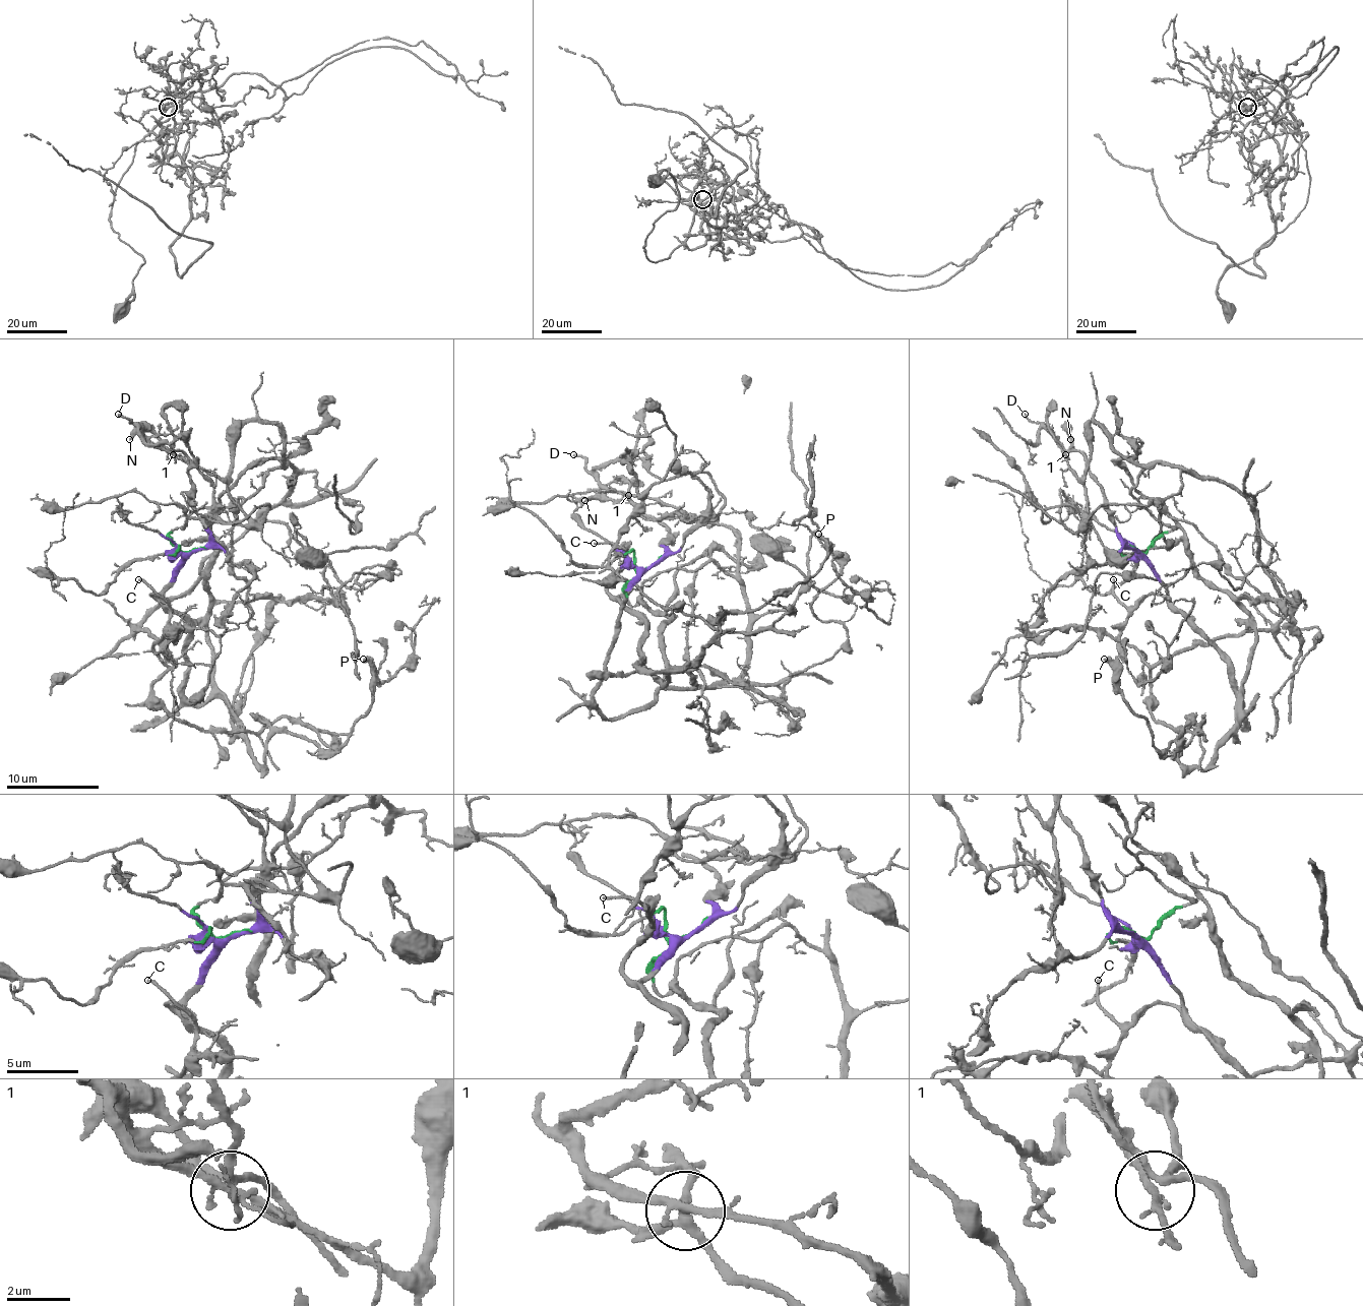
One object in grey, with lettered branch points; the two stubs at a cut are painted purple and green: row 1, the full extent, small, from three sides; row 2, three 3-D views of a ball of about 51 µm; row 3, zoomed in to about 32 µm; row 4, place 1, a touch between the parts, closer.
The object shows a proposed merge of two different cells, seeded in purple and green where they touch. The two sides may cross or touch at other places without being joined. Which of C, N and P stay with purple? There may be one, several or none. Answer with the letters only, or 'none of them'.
C, N, P

